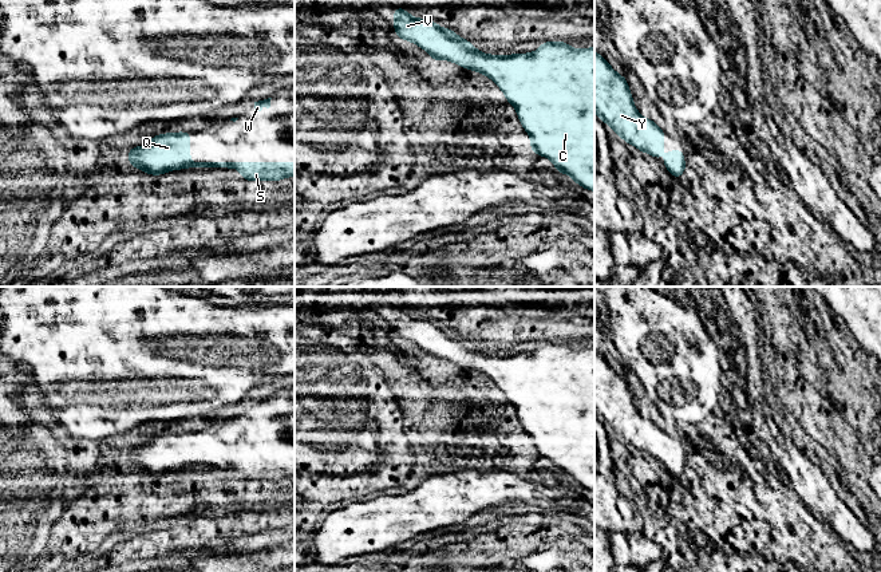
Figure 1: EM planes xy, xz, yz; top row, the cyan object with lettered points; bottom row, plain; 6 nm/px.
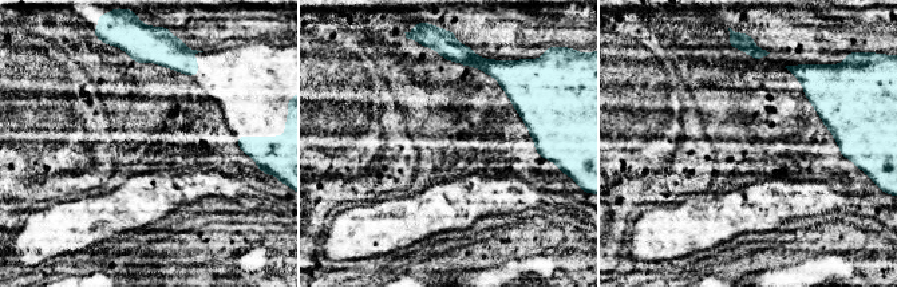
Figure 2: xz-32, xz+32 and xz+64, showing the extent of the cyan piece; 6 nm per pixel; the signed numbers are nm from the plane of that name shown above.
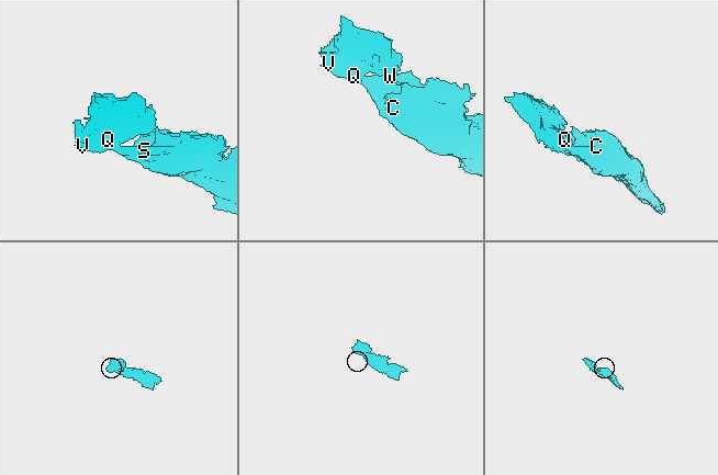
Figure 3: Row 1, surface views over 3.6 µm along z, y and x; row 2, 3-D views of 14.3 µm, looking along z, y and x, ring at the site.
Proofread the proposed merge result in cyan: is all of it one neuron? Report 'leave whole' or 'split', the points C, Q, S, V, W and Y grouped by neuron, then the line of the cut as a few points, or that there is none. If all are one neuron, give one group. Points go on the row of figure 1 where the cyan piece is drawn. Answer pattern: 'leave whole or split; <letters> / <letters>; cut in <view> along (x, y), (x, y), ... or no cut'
leave whole; C Q S V W Y; no cut

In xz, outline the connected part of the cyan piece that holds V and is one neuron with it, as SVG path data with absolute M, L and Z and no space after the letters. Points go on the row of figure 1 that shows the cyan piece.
M400 7L394 8L394 31L399 39L415 43L427 51L431 60L450 60L489 76L503 91L506 100L515 107L524 130L530 135L532 151L549 158L557 173L570 174L576 184L594 192L594 47L573 50L569 43L542 42L537 51L529 54L482 54L465 38L458 38L455 31L442 28L430 19L416 19Z

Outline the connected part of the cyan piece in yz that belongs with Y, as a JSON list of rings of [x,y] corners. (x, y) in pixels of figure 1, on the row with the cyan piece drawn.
[[[594,51],[594,113],[605,122],[625,143],[633,145],[641,153],[648,153],[661,159],[665,133],[652,121],[643,118],[635,107],[632,94],[625,76],[619,75],[609,63]]]

